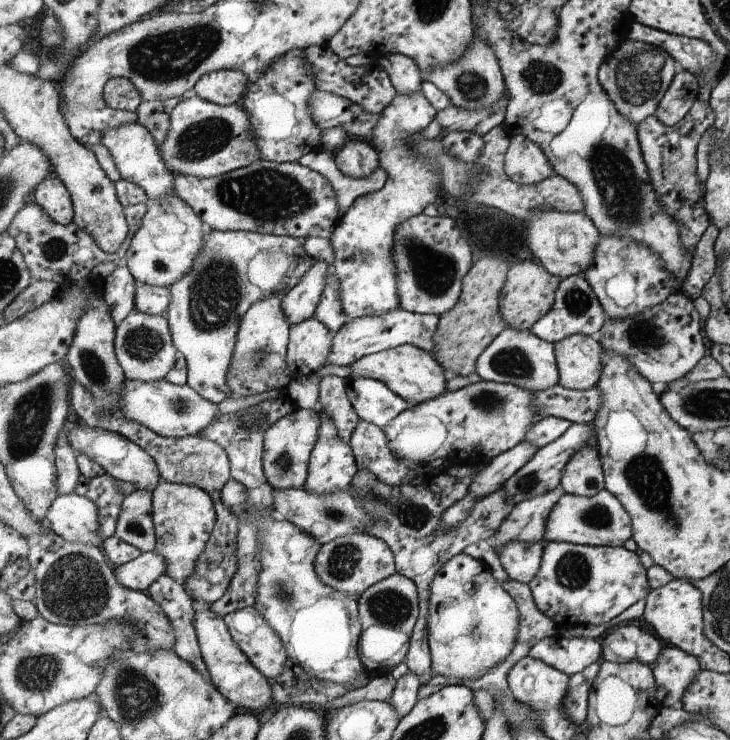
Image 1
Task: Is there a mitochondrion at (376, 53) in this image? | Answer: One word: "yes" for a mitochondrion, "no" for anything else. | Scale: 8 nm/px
no

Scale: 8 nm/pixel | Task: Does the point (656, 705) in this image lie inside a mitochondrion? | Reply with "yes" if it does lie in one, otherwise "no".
no

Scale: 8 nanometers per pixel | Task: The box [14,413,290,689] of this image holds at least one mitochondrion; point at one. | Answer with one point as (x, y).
(74, 588)

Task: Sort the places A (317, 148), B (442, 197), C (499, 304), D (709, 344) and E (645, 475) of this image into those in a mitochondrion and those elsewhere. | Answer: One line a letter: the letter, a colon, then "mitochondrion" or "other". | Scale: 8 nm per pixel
A: other
B: other
C: other
D: other
E: mitochondrion

